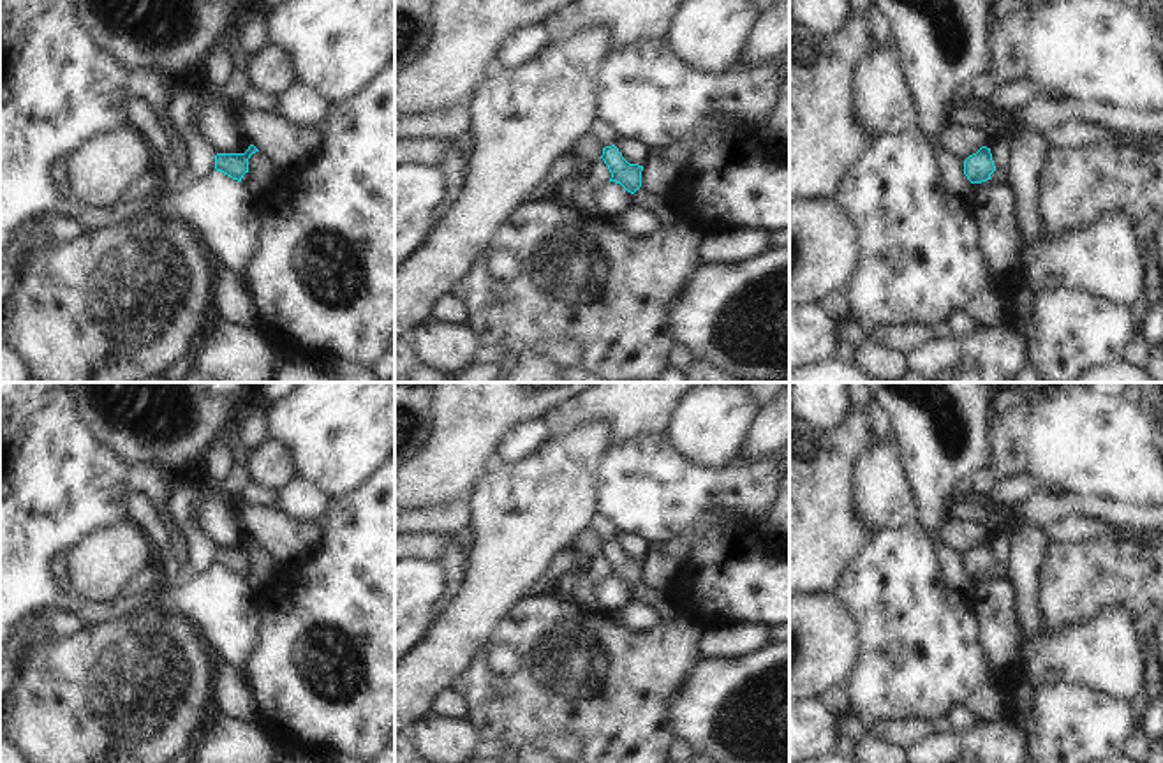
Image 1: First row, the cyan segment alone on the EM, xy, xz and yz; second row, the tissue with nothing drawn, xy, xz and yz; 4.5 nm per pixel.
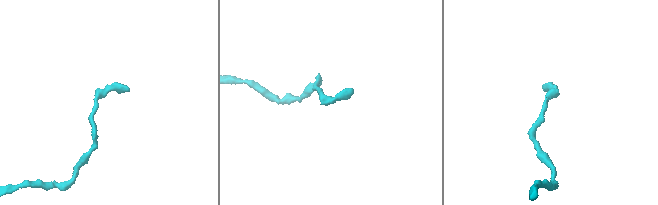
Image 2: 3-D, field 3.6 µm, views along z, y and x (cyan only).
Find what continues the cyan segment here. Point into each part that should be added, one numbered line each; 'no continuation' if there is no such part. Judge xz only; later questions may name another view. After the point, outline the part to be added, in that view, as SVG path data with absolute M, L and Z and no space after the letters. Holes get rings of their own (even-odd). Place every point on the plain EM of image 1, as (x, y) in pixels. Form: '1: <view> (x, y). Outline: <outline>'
1: xz (659, 603). Outline: M641 582L633 589L633 601L648 606L661 622L677 619L677 610L668 592L645 587Z

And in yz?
1: yz (1001, 570). Outline: M1001 562L990 569L990 578L1010 578L1010 566Z

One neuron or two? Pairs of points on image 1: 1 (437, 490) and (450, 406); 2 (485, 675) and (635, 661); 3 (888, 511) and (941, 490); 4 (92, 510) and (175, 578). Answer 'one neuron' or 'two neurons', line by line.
1: one neuron
2: one neuron
3: two neurons
4: two neurons

